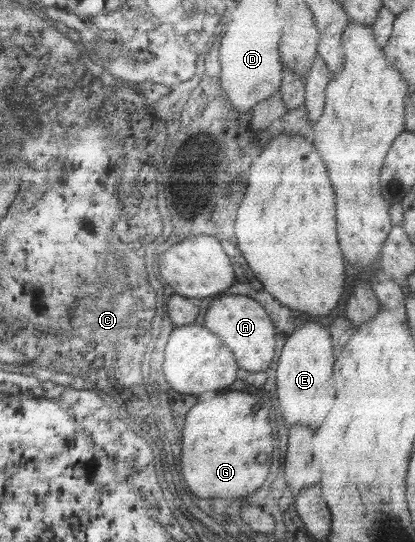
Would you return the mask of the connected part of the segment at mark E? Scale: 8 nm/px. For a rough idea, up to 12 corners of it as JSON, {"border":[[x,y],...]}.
{"border":[[312,320],[279,340],[278,414],[316,430],[336,350]]}

